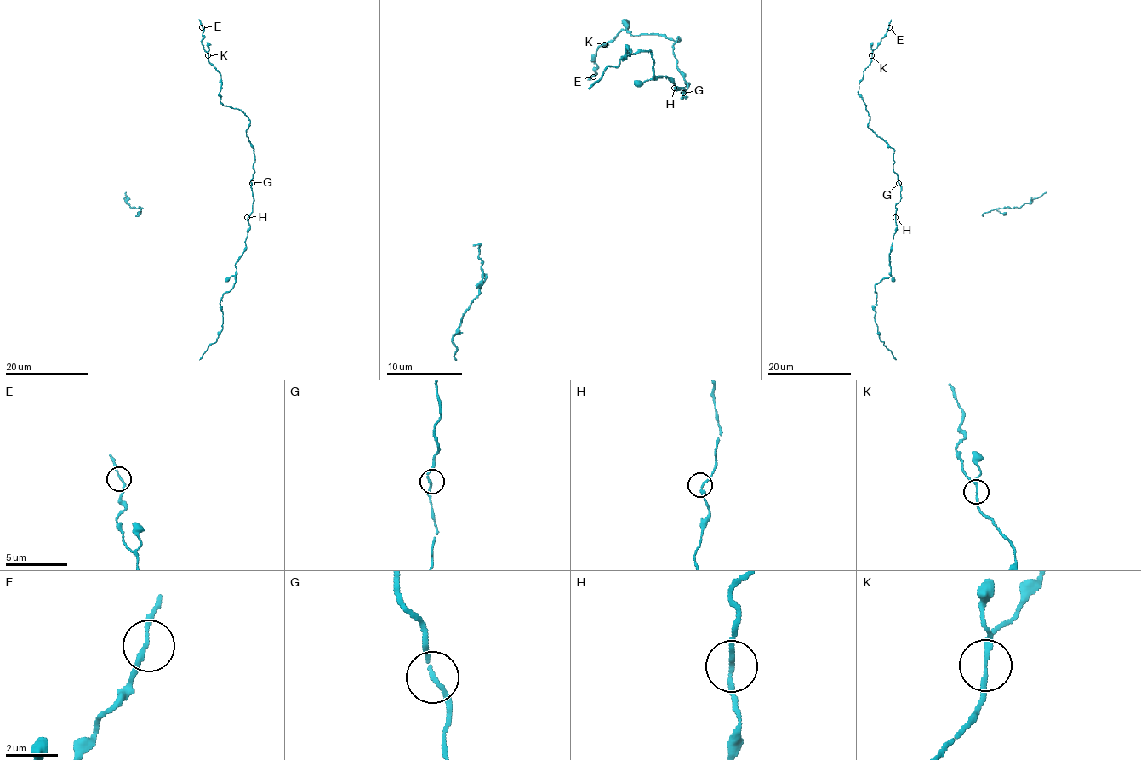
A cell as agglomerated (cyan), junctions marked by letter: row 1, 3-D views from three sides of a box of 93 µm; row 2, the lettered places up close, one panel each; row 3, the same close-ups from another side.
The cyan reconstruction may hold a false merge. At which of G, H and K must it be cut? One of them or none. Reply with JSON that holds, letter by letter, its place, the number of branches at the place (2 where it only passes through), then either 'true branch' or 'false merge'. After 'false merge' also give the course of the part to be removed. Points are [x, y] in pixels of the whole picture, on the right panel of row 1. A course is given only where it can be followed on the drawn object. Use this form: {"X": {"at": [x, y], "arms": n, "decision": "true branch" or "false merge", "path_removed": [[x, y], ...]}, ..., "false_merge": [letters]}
{"G": {"at": [898, 183], "arms": 2, "decision": "true branch"}, "H": {"at": [895, 217], "arms": 2, "decision": "true branch"}, "K": {"at": [871, 55], "arms": 3, "decision": "true branch"}, "false_merge": []}

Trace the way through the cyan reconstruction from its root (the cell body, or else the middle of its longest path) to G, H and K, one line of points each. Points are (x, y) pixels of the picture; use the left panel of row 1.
G: (253, 197), (252, 183)
H: (253, 197), (252, 212), (247, 217)
K: (253, 197), (254, 150), (246, 133), (250, 119), (219, 100), (220, 73), (208, 55)

